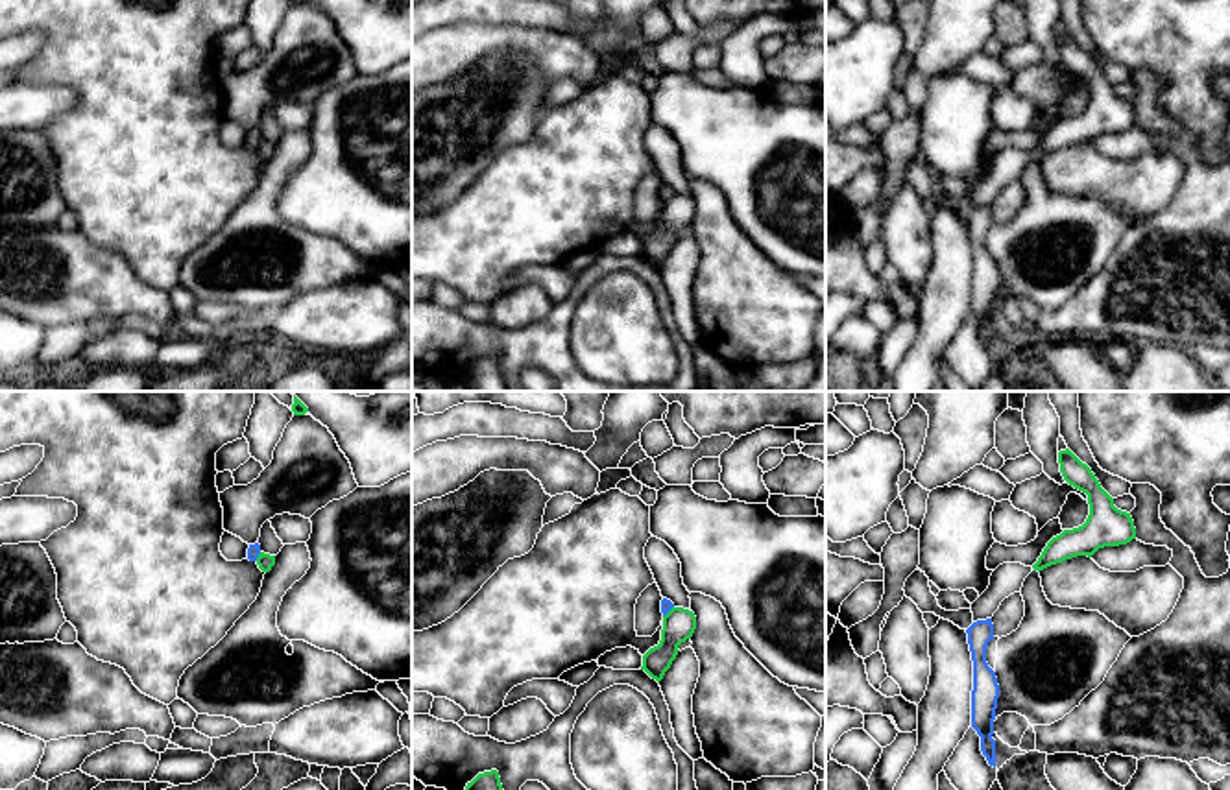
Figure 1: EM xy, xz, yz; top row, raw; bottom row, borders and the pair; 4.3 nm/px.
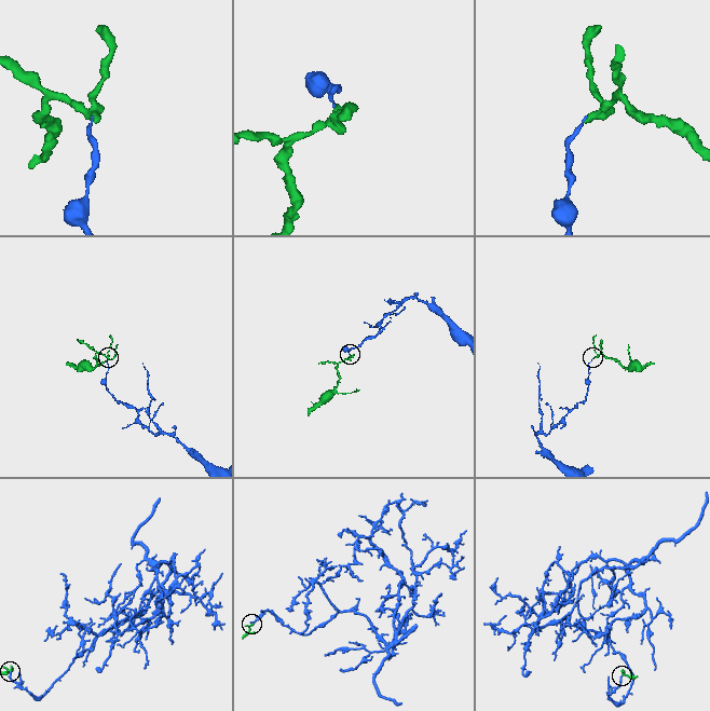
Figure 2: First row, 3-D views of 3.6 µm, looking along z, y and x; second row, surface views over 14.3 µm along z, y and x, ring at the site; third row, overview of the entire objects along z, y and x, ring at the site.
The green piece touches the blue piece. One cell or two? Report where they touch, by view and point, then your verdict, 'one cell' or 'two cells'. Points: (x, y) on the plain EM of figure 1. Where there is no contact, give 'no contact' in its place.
meets green in xz at (669, 198); two cells

